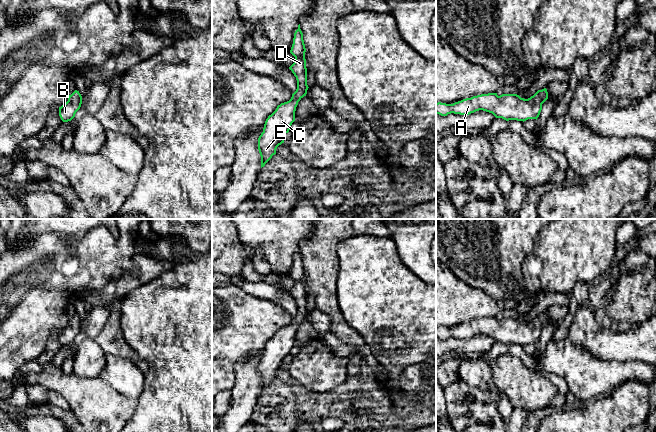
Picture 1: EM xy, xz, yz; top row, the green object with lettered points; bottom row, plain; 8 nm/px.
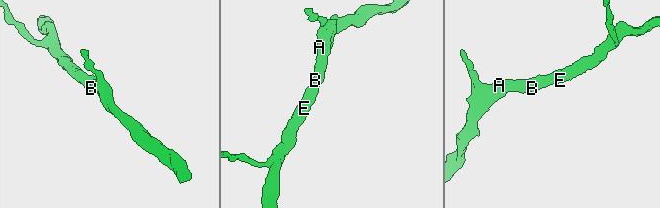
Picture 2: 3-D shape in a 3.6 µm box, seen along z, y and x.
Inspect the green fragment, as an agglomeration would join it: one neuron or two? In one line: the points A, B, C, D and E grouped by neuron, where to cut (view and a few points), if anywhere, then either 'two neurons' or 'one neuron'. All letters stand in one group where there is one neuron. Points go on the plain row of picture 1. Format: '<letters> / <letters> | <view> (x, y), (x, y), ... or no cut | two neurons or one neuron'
A B C D E | no cut | one neuron

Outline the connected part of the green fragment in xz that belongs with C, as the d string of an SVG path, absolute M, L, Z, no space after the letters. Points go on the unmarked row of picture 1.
M300 248L298 253L294 257L293 268L290 274L290 277L295 281L294 287L289 291L297 304L297 313L292 318L292 321L289 325L281 327L277 330L276 334L268 340L265 345L263 356L258 362L258 374L261 380L261 392L276 378L276 373L279 369L284 367L284 359L289 356L290 350L295 345L295 335L298 329L298 326L307 318L308 309L307 309L307 292L306 292L306 283L305 283L305 268L303 264L303 257L300 253Z

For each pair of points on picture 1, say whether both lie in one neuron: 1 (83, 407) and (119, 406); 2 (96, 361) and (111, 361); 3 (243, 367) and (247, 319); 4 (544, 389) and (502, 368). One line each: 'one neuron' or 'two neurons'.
1: one neuron
2: two neurons
3: two neurons
4: one neuron

